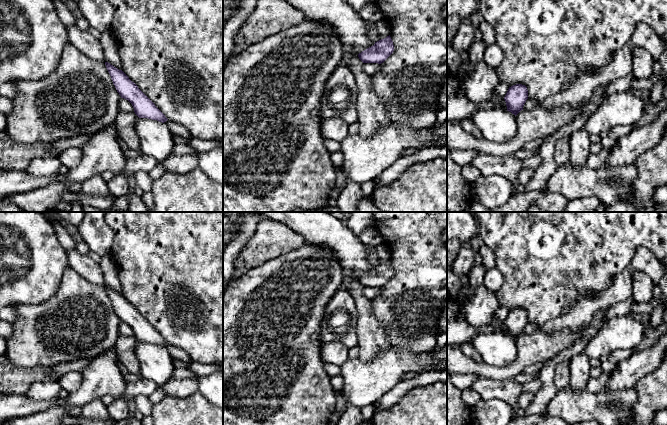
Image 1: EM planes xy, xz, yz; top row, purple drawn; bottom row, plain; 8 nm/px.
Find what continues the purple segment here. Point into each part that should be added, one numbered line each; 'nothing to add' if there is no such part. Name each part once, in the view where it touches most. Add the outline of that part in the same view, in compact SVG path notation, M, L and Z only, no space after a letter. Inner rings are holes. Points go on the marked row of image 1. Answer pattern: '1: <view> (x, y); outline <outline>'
nothing to add

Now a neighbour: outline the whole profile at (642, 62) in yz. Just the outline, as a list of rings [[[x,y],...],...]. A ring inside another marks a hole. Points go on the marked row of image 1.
[[[634,47],[631,54],[632,73],[635,78],[648,79],[653,75],[655,60],[644,48]]]

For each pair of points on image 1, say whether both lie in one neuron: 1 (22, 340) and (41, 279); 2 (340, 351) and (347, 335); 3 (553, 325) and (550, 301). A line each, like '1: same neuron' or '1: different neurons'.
1: different neurons
2: different neurons
3: different neurons

